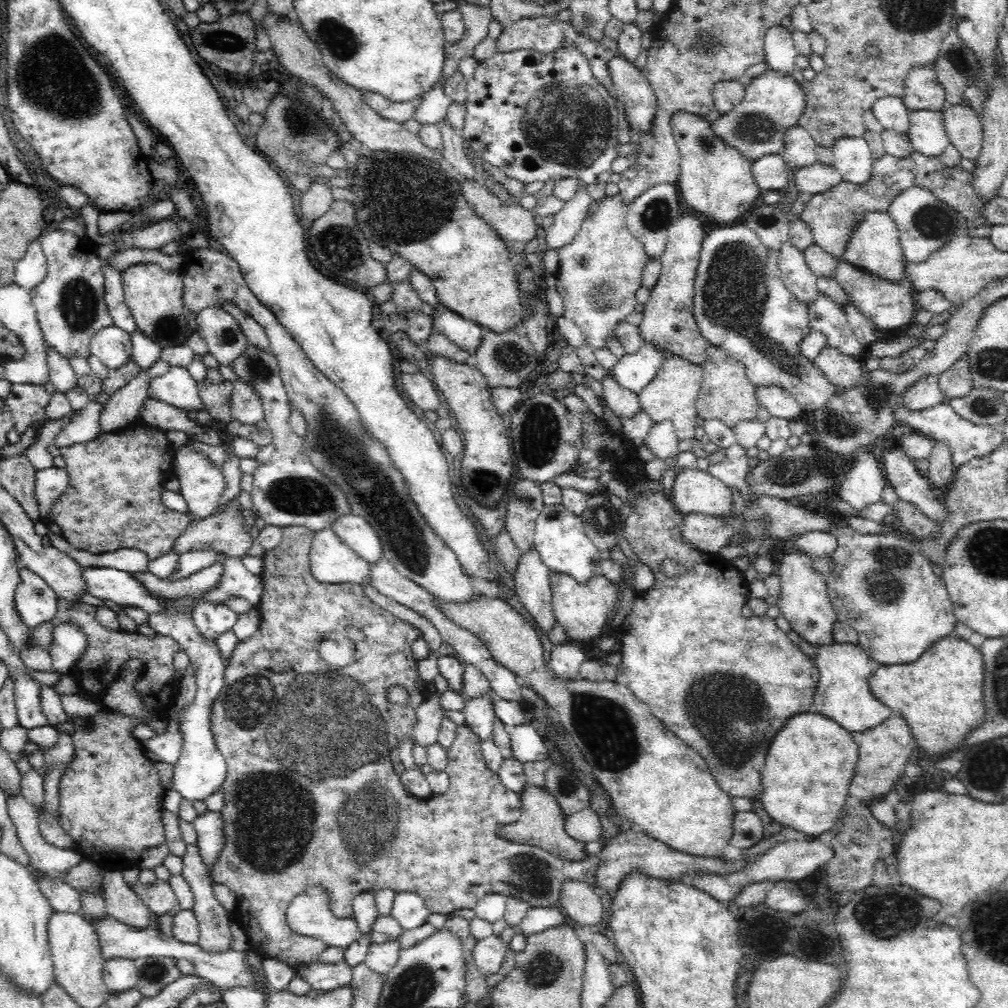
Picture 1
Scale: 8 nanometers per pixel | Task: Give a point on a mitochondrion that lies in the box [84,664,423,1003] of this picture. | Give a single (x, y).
(154, 971)

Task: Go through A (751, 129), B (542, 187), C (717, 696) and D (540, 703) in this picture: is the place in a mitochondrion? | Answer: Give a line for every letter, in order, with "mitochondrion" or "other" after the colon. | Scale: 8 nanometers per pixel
A: mitochondrion
B: other
C: mitochondrion
D: other

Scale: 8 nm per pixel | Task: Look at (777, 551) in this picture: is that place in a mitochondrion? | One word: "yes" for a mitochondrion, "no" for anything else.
no

